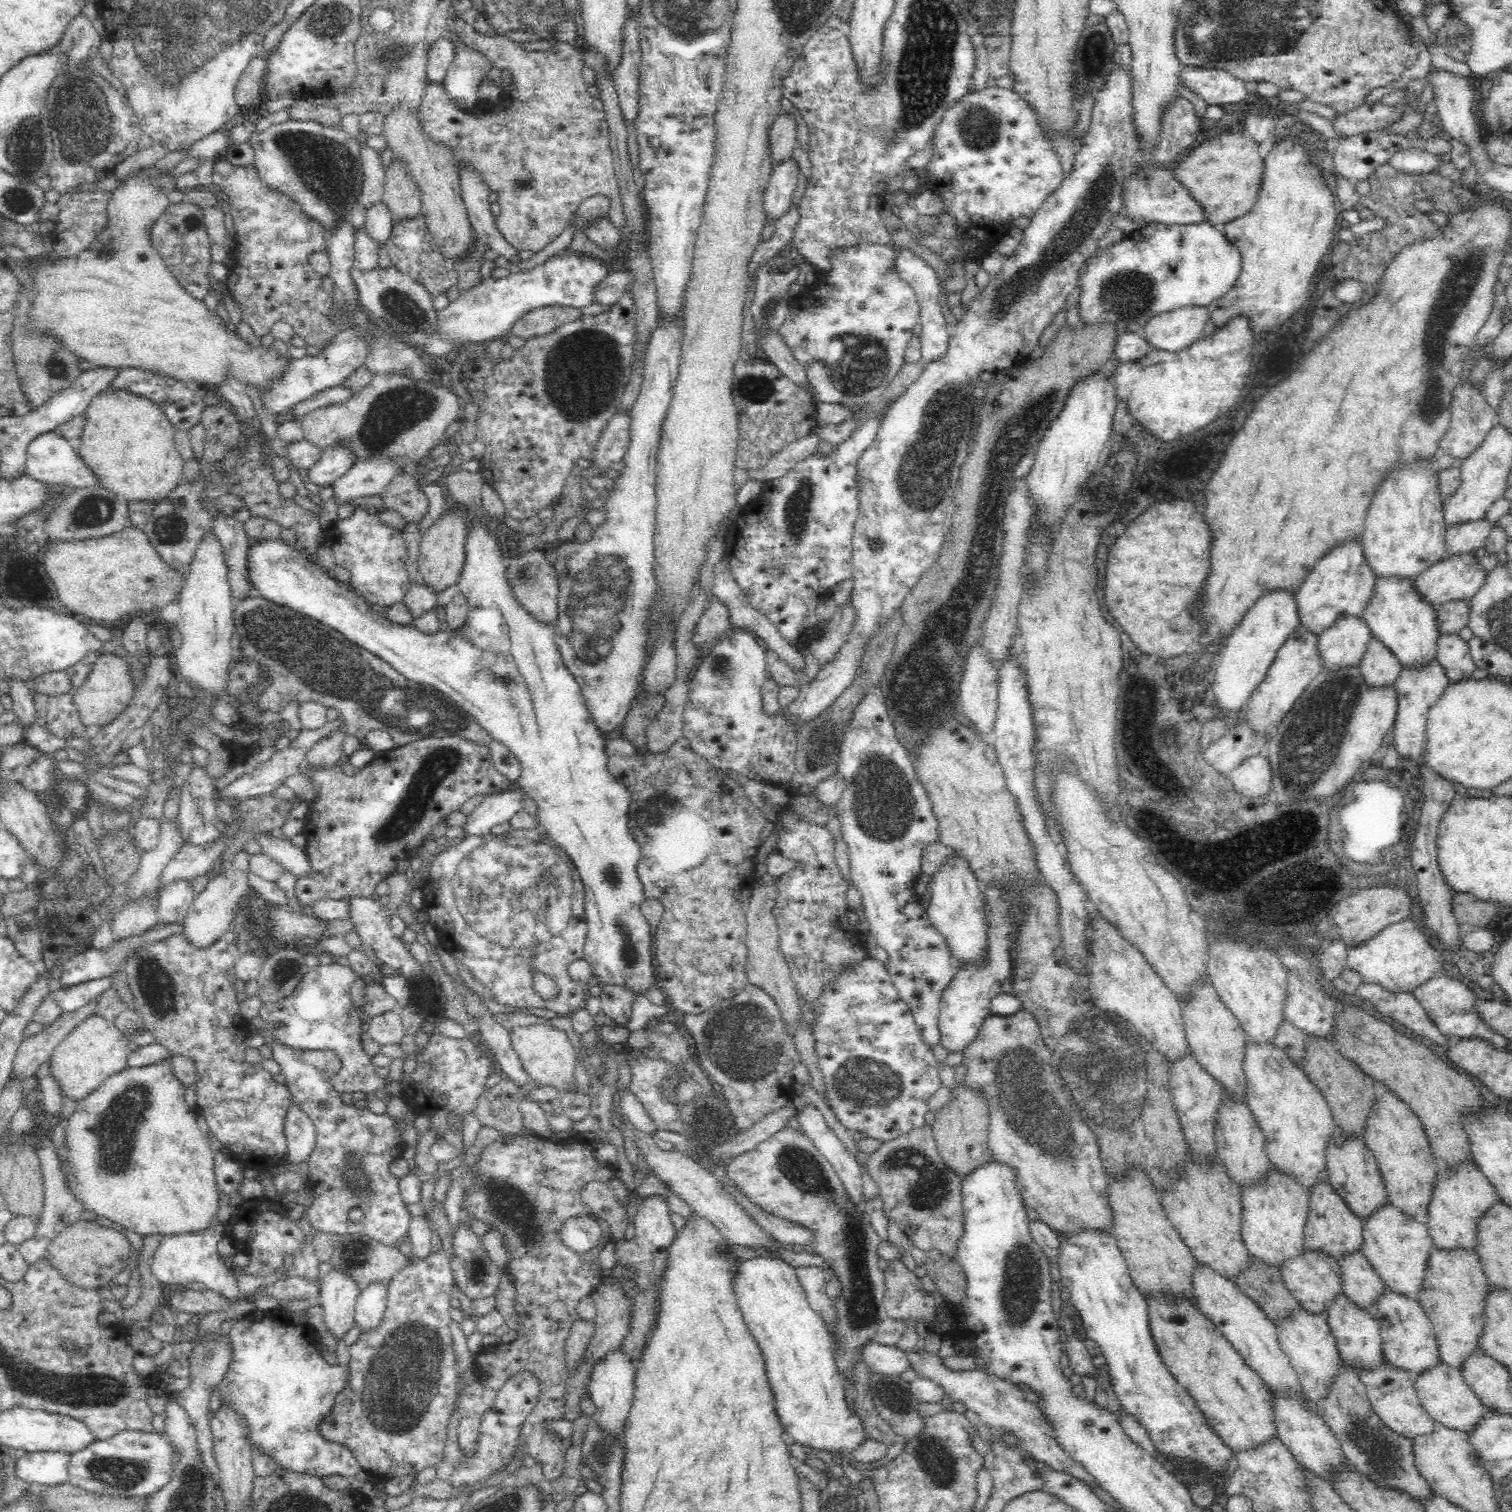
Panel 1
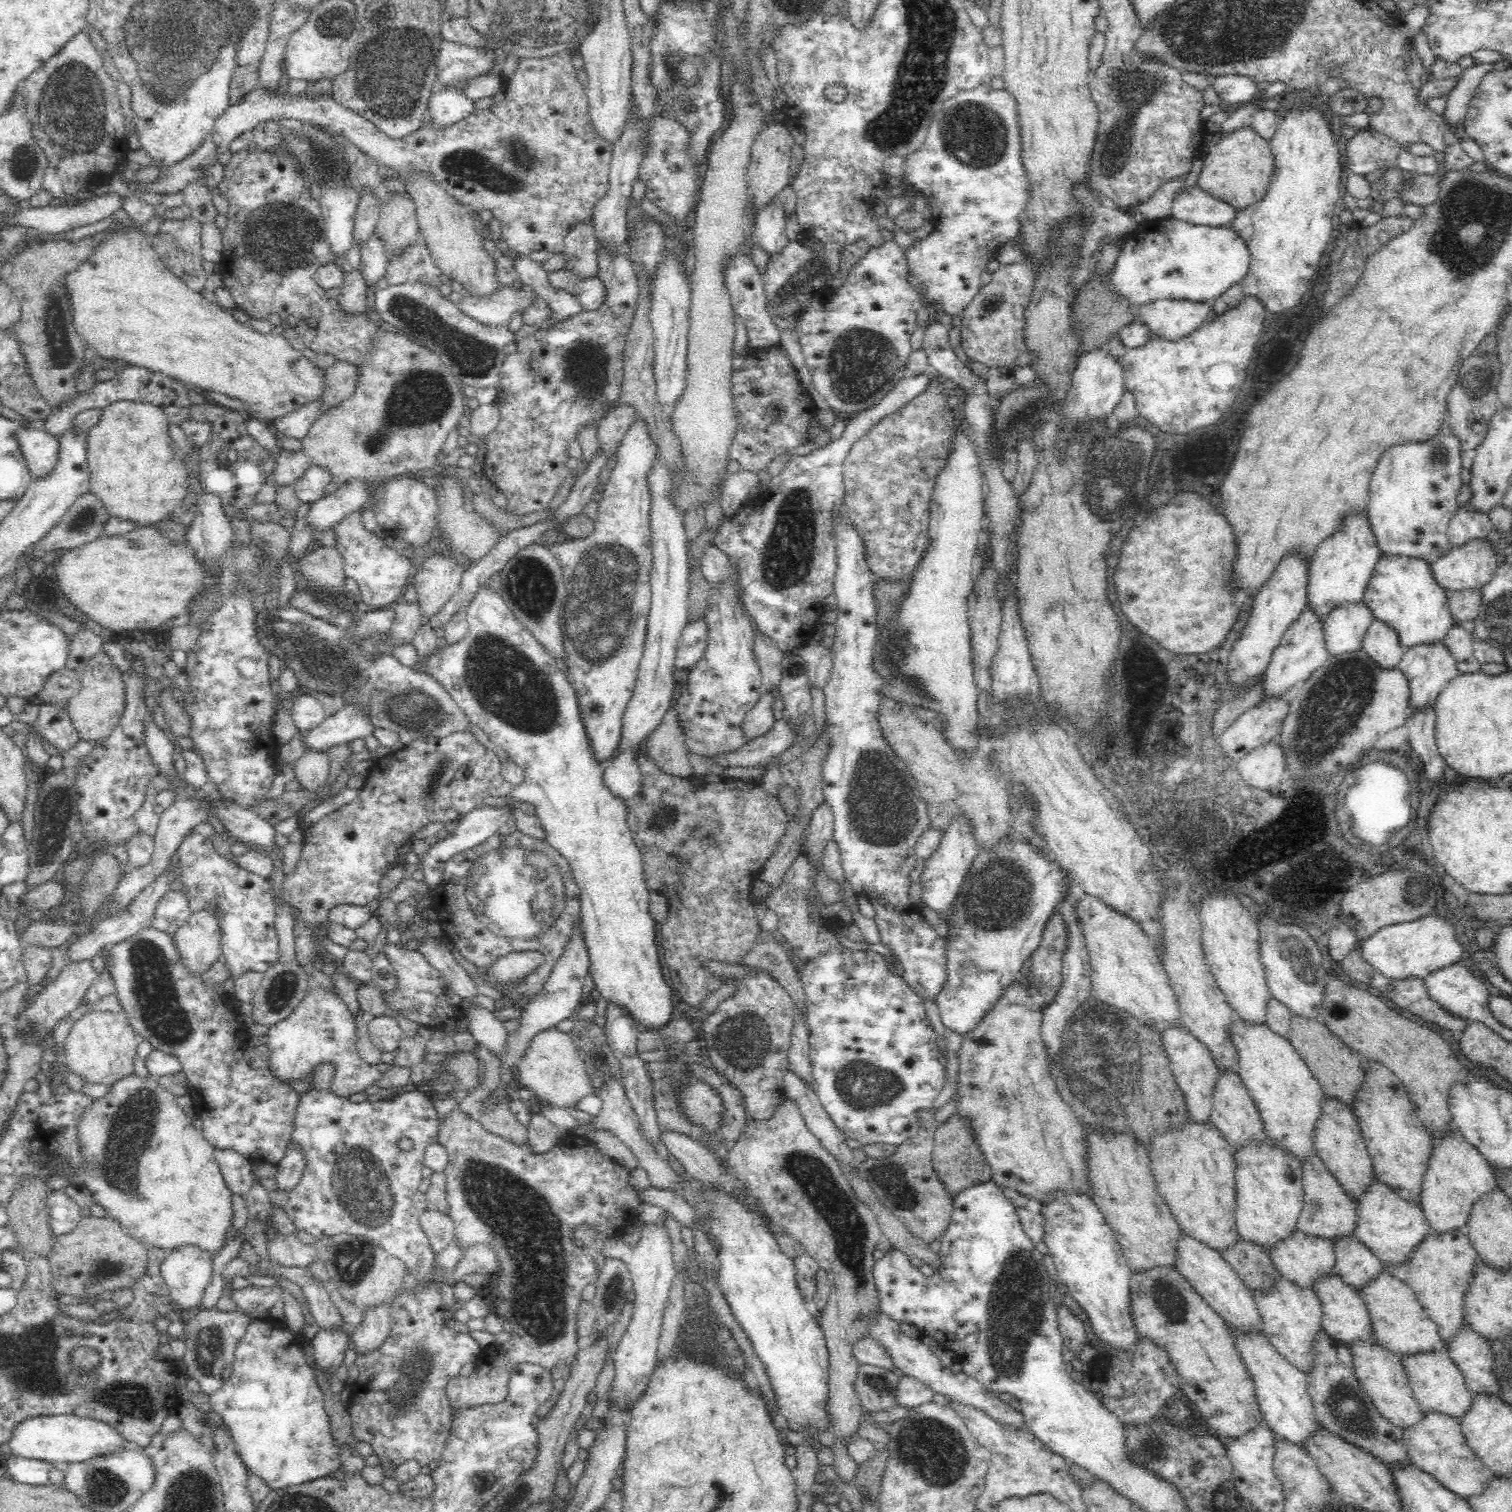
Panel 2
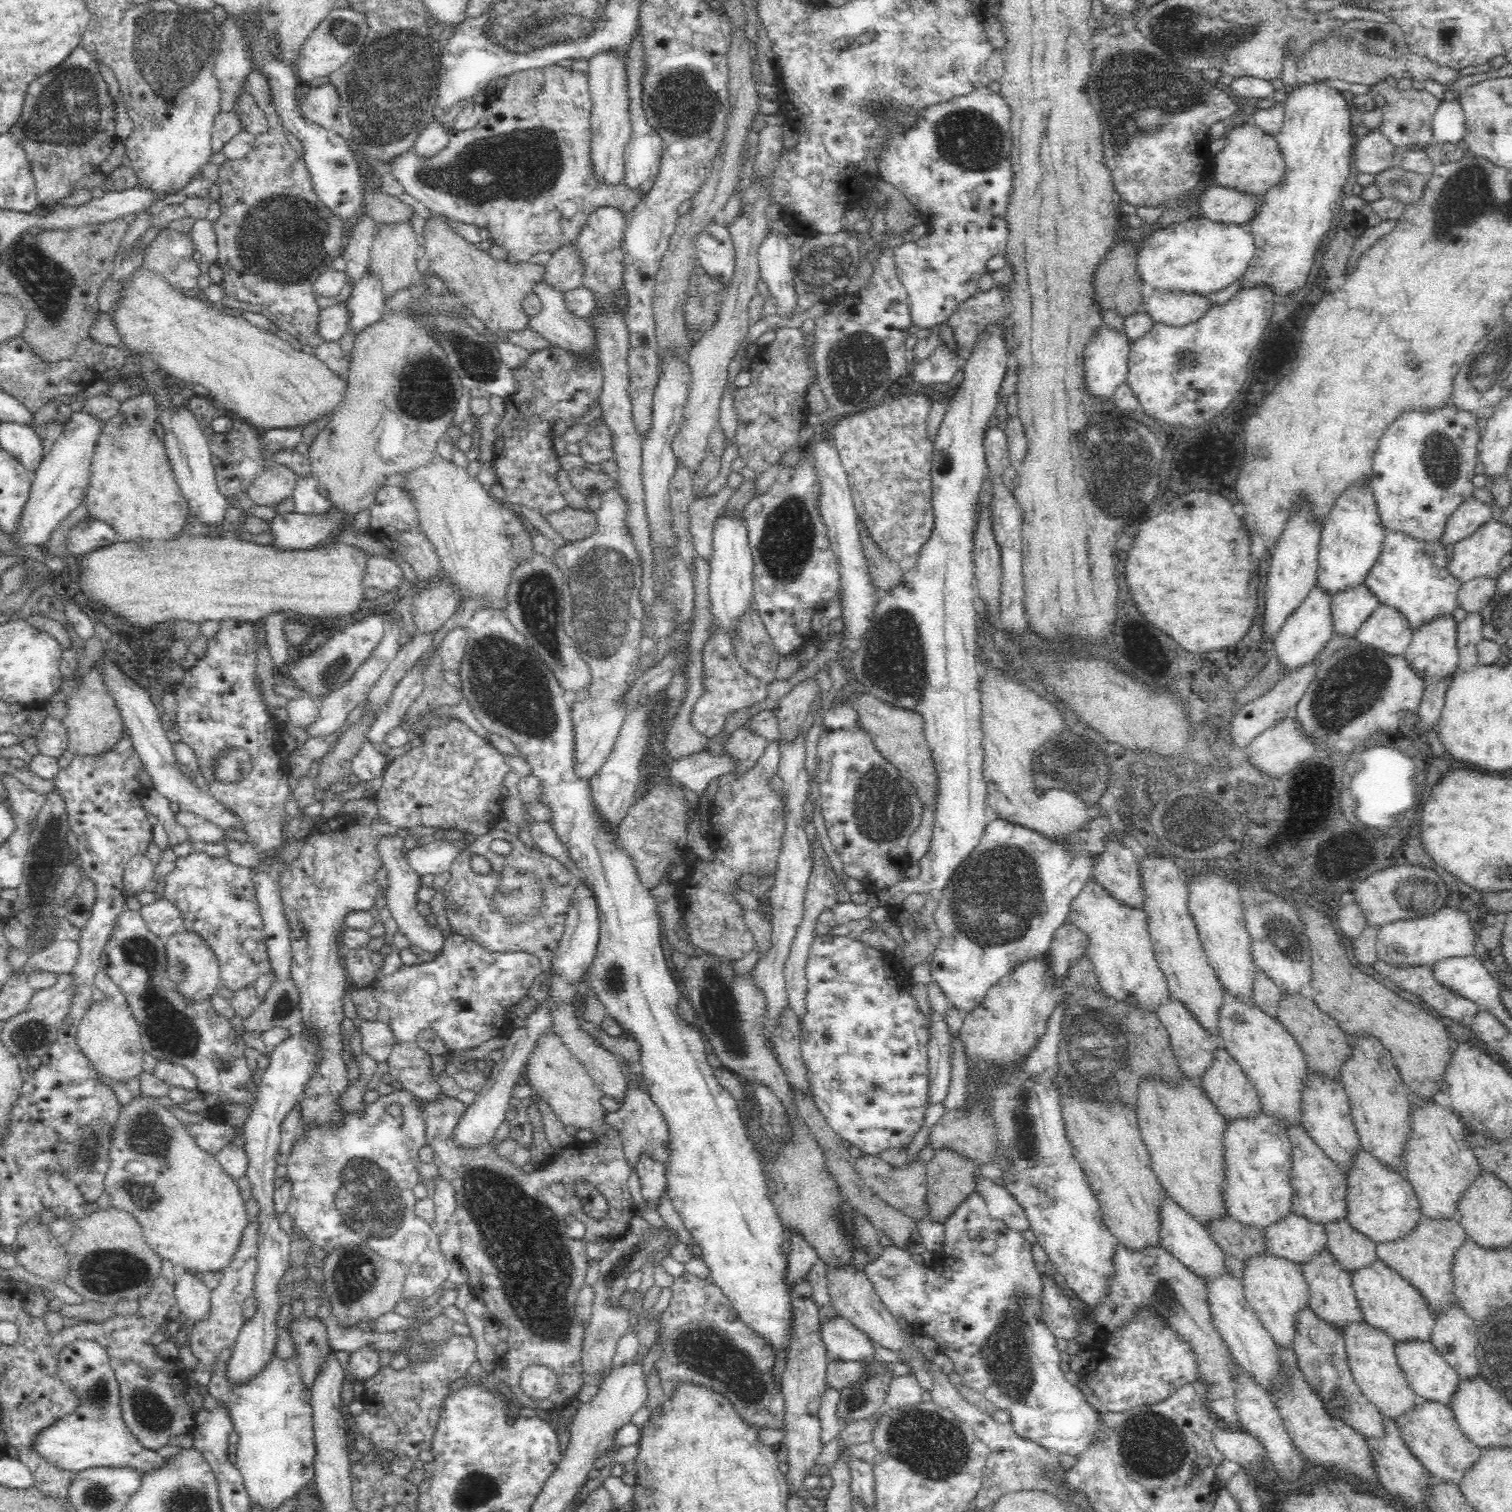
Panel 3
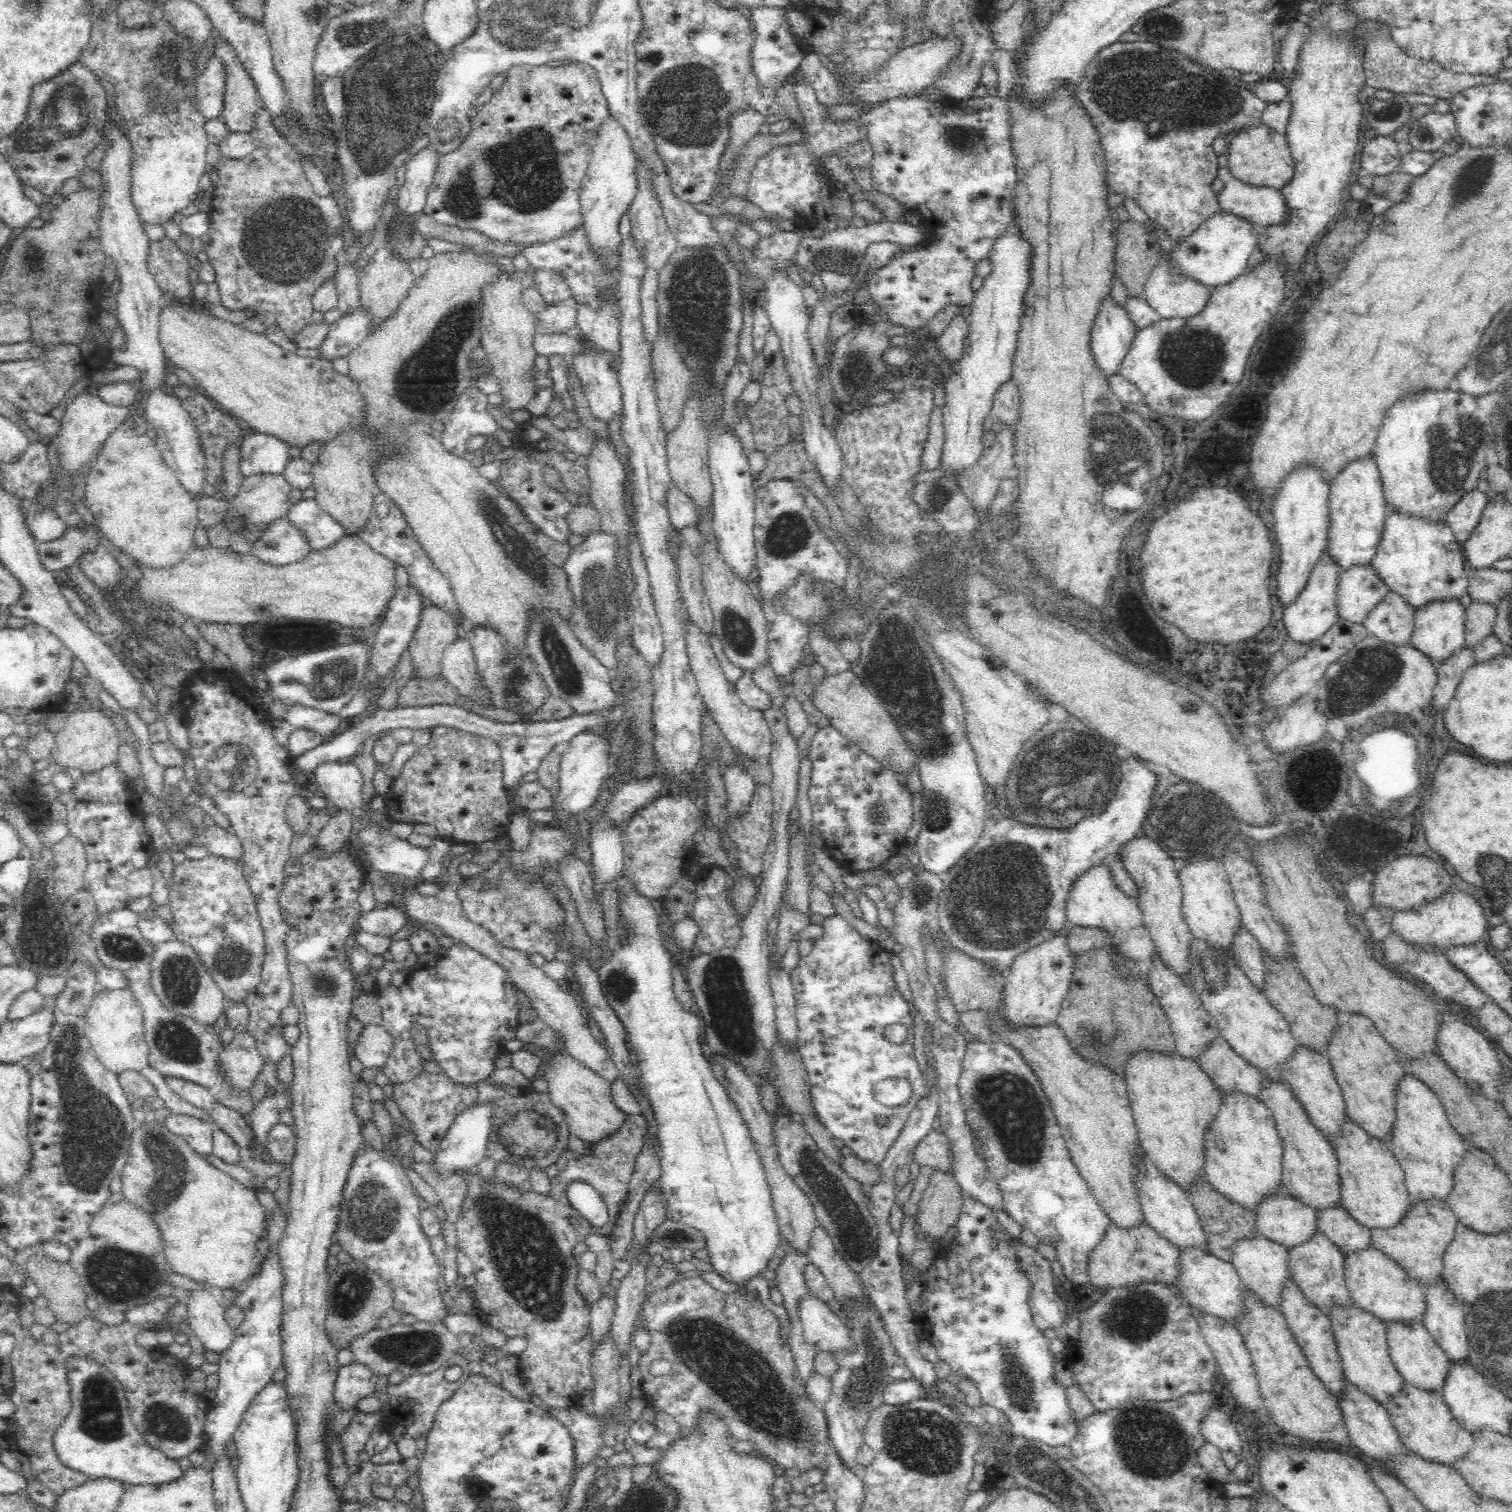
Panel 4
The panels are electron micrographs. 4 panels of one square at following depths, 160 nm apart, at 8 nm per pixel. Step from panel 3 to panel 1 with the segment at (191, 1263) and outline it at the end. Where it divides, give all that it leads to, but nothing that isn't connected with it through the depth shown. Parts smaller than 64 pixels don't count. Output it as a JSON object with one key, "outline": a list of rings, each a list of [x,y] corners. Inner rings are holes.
{"outline":[[[171,1061],[145,1068],[127,1067],[122,1072],[109,1076],[94,1092],[78,1100],[74,1112],[68,1118],[68,1126],[65,1128],[68,1155],[64,1170],[70,1178],[68,1187],[83,1203],[84,1210],[93,1213],[95,1216],[106,1217],[112,1222],[118,1222],[126,1230],[130,1230],[130,1232],[141,1237],[150,1236],[150,1234],[169,1236],[204,1232],[204,1230],[213,1226],[212,1220],[218,1216],[218,1210],[222,1206],[220,1190],[216,1182],[216,1171],[214,1171],[215,1152],[210,1149],[204,1130],[199,1129],[197,1116],[186,1104],[184,1100],[185,1088],[174,1078],[170,1063]]]}

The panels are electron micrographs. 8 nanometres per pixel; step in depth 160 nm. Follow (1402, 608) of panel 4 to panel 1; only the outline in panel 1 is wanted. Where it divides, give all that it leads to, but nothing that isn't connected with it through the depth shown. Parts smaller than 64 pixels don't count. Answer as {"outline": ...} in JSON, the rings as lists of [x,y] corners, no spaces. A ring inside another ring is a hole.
{"outline":[[[1374,635],[1370,637],[1359,664],[1362,675],[1372,685],[1392,684],[1402,670],[1402,663],[1396,653]]]}

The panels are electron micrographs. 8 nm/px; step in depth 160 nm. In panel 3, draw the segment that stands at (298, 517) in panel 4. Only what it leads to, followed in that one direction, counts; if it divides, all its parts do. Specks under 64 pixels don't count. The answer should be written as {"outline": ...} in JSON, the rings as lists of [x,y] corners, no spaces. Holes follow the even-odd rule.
{"outline":[[[313,476],[300,478],[293,490],[294,512],[304,516],[326,517],[335,509],[331,503],[318,492],[318,481]]]}

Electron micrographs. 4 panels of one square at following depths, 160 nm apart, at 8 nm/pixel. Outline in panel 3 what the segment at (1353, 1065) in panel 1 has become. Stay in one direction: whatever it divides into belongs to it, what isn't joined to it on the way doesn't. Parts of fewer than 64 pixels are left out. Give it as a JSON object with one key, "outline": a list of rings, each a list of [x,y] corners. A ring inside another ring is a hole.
{"outline":[[[1309,991],[1298,992],[1298,994],[1281,992],[1276,1016],[1282,1021],[1286,1030],[1298,1041],[1307,1068],[1326,1073],[1328,1077],[1337,1078],[1339,1066],[1342,1066],[1342,1062],[1352,1052],[1349,1036],[1340,1028],[1336,1020],[1318,1007]]]}

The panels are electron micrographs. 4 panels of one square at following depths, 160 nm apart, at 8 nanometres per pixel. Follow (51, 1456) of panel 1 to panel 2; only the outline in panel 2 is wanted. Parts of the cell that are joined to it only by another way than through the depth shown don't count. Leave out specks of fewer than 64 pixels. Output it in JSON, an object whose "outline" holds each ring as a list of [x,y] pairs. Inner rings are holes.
{"outline":[[[13,1455],[6,1464],[6,1477],[12,1481],[32,1486],[45,1485],[52,1466],[42,1460]]]}

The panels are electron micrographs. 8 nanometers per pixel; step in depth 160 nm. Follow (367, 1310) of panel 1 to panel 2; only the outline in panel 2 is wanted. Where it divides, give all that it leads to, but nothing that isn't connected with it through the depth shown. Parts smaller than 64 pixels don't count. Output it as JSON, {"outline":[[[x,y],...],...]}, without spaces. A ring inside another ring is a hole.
{"outline":[[[386,1306],[370,1308],[362,1313],[364,1322],[353,1330],[352,1338],[357,1356],[367,1356],[376,1352],[388,1338],[391,1328],[390,1310]]]}

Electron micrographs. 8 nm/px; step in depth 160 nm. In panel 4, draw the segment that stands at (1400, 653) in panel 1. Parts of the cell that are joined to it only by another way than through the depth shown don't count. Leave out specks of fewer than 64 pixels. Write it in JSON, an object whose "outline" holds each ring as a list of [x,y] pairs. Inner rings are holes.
{"outline":[[[1388,507],[1375,555],[1370,561],[1389,590],[1402,593],[1412,607],[1426,601],[1461,597],[1467,592],[1471,572],[1463,545],[1456,540],[1450,523],[1426,519]]]}

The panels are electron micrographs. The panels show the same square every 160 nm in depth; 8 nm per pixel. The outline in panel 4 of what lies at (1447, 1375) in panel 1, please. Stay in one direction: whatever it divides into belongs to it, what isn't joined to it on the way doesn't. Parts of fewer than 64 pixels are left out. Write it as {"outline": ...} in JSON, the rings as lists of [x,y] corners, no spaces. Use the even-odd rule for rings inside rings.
{"outline":[[[1423,1319],[1386,1321],[1385,1335],[1394,1366],[1403,1376],[1404,1382],[1417,1388],[1435,1391],[1443,1388],[1443,1380],[1450,1361],[1446,1353],[1436,1344],[1434,1337],[1426,1330]]]}

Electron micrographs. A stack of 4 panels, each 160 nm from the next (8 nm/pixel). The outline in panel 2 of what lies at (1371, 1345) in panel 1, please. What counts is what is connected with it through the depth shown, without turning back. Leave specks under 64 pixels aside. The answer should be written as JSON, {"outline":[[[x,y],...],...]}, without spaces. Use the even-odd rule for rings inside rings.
{"outline":[[[1334,1270],[1316,1277],[1312,1287],[1314,1294],[1318,1296],[1321,1302],[1321,1327],[1331,1337],[1344,1341],[1350,1348],[1351,1340],[1354,1337],[1372,1335],[1371,1318],[1358,1288],[1350,1285],[1350,1283],[1344,1283],[1342,1276]]]}

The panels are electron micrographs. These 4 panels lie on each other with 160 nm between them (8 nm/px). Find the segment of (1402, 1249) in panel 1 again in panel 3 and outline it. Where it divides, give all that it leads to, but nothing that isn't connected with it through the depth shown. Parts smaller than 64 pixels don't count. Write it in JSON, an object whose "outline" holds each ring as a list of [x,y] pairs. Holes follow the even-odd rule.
{"outline":[[[1360,1146],[1346,1164],[1346,1218],[1358,1232],[1378,1241],[1406,1236],[1421,1215],[1413,1186],[1394,1167],[1382,1163],[1374,1153]]]}

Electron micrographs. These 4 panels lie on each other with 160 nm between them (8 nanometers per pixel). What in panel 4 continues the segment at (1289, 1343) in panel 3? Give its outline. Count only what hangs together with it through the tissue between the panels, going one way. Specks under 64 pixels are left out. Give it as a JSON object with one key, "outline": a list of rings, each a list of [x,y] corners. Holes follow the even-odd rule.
{"outline":[[[1256,1232],[1250,1237],[1238,1237],[1231,1244],[1231,1263],[1240,1275],[1241,1282],[1250,1289],[1250,1292],[1260,1296],[1262,1301],[1268,1305],[1278,1308],[1279,1288],[1281,1282],[1288,1276],[1286,1259],[1290,1250],[1278,1241],[1270,1240],[1260,1232]]]}

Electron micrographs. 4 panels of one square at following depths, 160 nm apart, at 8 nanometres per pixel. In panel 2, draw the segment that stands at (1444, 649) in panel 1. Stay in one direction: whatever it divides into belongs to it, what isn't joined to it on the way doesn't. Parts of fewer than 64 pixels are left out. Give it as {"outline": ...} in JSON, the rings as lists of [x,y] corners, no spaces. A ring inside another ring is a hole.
{"outline":[[[1454,624],[1443,640],[1456,659],[1459,673],[1480,671],[1481,663],[1473,653],[1473,634],[1465,630],[1461,624]]]}

